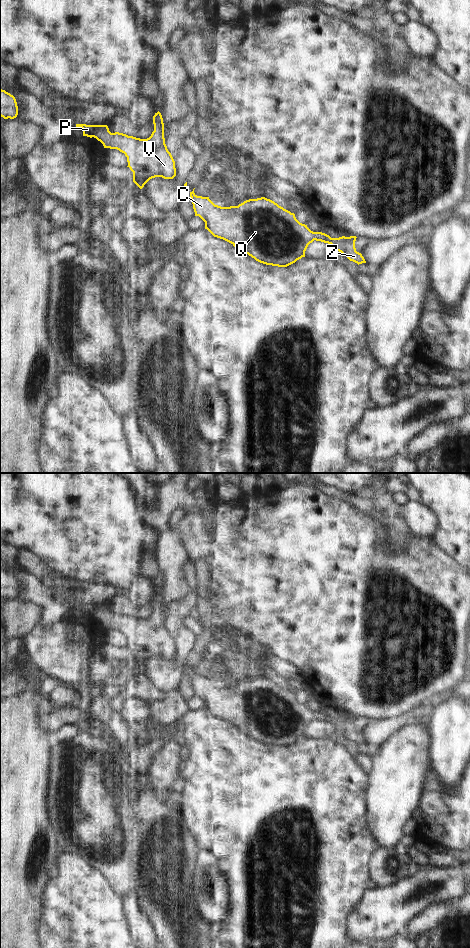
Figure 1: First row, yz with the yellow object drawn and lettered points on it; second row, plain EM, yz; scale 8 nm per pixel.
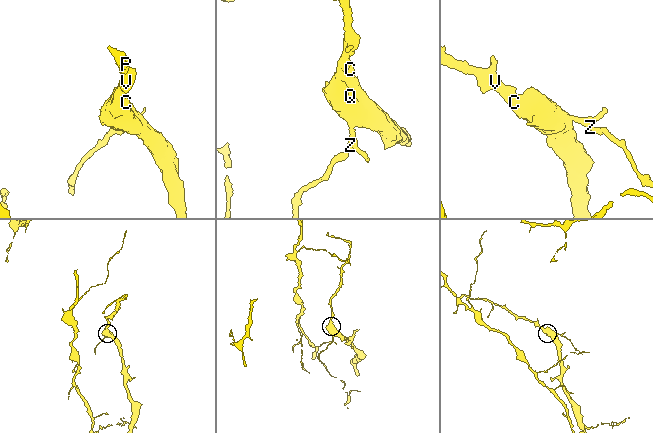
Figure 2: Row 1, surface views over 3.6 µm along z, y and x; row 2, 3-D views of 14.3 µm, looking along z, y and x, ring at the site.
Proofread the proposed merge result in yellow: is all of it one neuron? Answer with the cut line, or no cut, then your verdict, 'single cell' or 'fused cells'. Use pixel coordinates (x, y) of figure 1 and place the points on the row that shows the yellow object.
no cut; single cell

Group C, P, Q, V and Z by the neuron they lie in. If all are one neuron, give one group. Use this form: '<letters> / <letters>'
C P Q V Z

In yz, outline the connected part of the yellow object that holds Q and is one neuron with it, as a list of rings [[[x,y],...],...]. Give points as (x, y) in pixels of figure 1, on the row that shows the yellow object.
[[[194,189],[190,192],[190,197],[195,216],[199,216],[205,222],[205,229],[214,237],[231,243],[260,263],[287,267],[305,257],[308,245],[314,240],[331,244],[358,265],[366,263],[362,254],[356,251],[356,236],[331,238],[325,233],[313,232],[307,225],[300,223],[294,213],[265,197],[249,199],[238,206],[230,207],[215,205],[209,197],[197,196]]]

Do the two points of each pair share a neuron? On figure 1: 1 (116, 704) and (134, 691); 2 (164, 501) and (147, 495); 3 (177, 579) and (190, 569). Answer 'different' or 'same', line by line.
1: same
2: different
3: different

